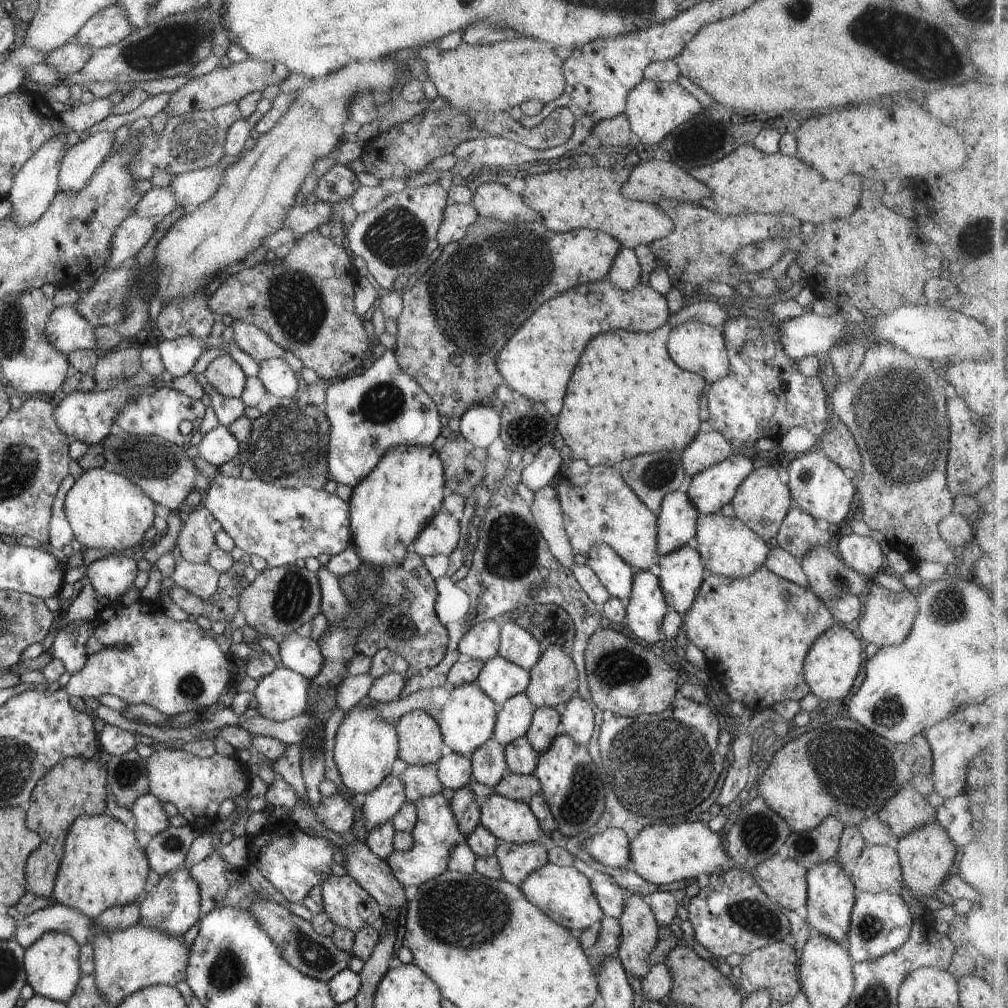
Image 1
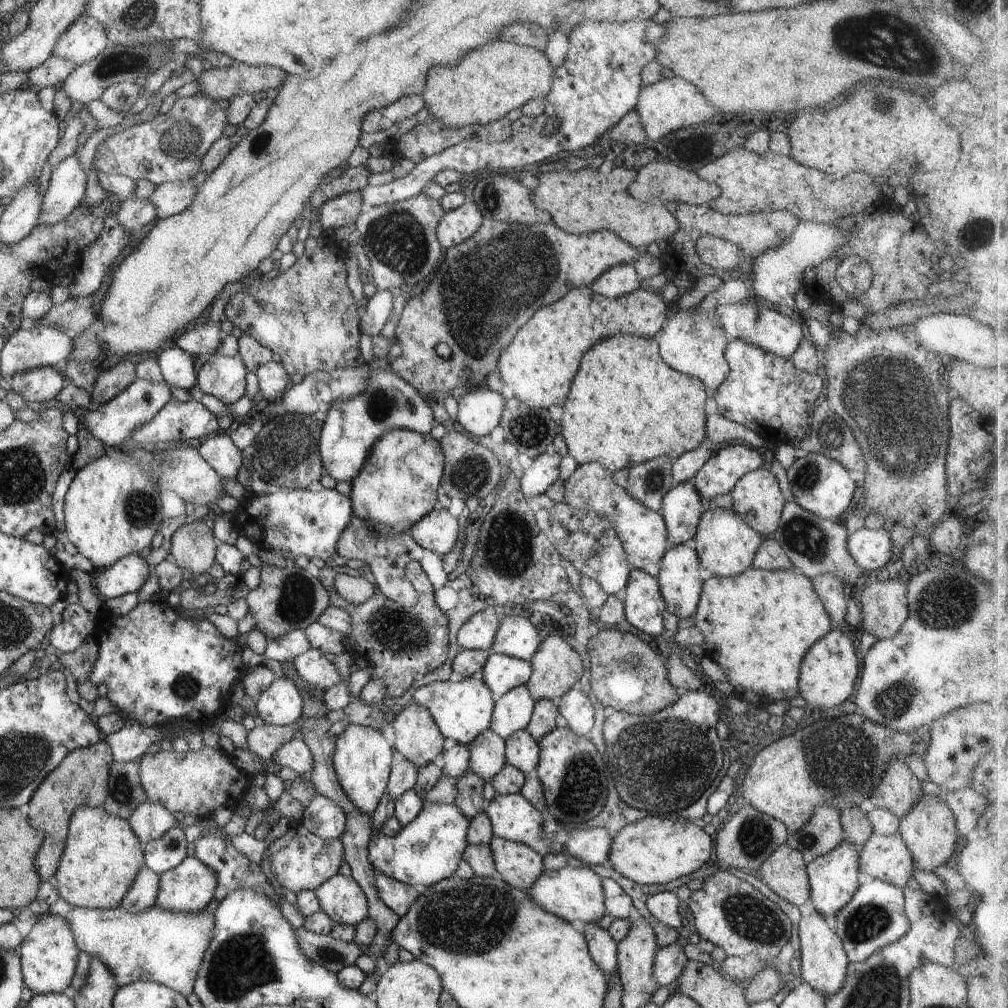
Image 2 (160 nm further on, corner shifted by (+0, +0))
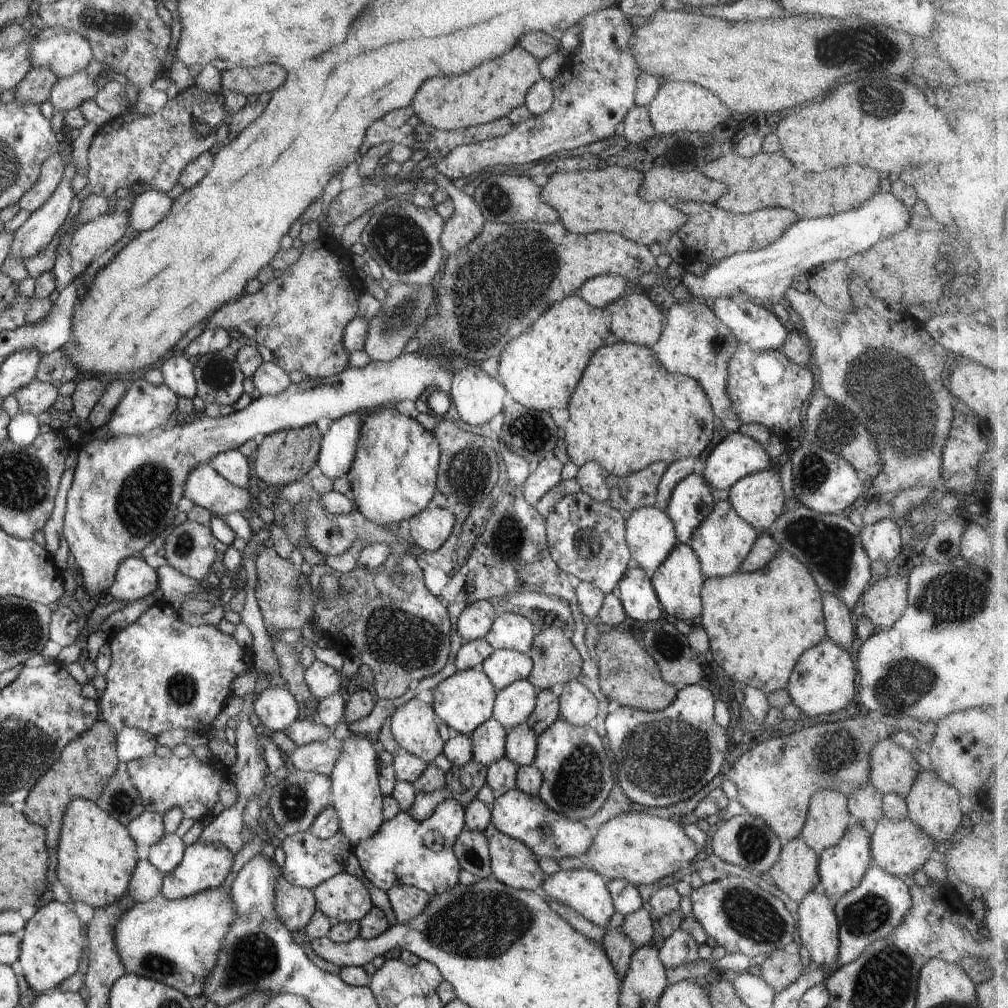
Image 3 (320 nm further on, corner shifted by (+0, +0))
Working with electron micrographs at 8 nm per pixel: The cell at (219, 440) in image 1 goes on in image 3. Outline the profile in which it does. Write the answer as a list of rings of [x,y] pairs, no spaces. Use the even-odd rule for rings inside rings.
[[[237,450],[220,452],[220,454],[210,460],[209,464],[231,484],[242,489],[250,486],[252,479],[248,460]]]

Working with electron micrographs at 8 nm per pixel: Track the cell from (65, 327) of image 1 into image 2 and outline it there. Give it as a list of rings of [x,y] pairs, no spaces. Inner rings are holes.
[[[46,325],[23,326],[6,338],[5,346],[2,347],[2,376],[9,380],[14,375],[28,371],[30,368],[59,366],[72,355],[74,346],[76,342],[62,329]]]

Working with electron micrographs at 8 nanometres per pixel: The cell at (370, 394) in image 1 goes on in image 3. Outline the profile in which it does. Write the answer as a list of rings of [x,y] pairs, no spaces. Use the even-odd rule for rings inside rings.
[[[381,408],[350,413],[334,421],[321,440],[315,460],[324,476],[334,480],[350,470],[354,453],[357,451],[362,421],[378,409]]]

